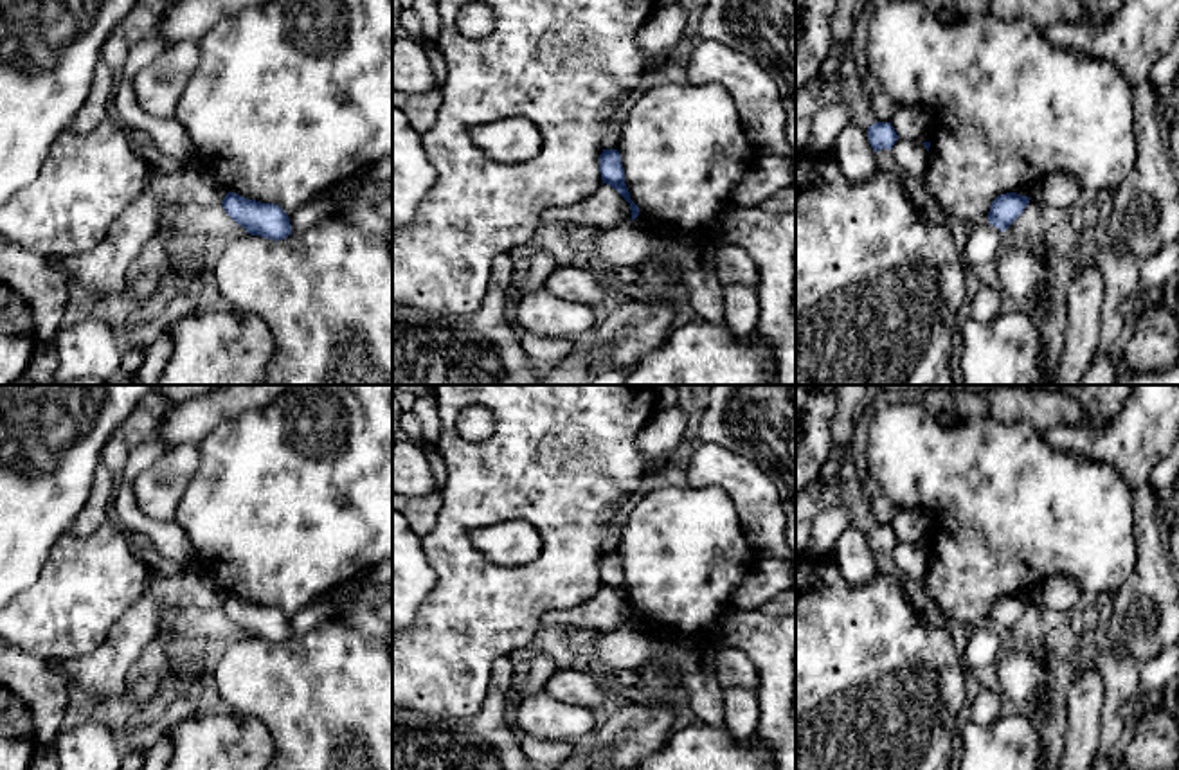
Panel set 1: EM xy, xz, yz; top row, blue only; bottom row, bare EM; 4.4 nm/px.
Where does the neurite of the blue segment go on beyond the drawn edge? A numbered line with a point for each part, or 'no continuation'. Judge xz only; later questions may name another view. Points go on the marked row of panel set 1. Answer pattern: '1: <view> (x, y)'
no continuation

